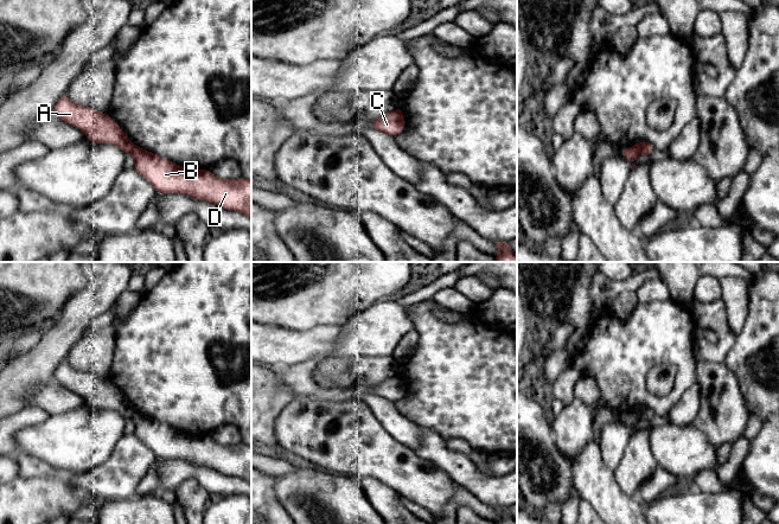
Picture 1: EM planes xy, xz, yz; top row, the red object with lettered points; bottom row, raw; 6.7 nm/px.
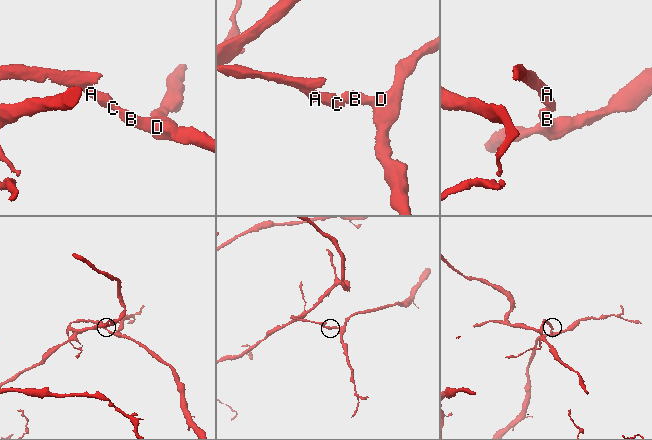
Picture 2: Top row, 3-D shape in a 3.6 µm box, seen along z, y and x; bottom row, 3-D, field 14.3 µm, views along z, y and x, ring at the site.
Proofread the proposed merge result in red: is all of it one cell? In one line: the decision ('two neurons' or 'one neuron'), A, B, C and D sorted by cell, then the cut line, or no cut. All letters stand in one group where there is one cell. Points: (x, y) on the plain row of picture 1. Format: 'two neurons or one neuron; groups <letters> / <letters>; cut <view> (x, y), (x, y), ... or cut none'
two neurons; groups A C / B D; cut xy (135, 411), (129, 419)

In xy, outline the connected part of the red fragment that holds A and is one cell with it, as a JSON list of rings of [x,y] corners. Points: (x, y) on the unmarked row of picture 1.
[[[66,359],[62,360],[53,373],[62,386],[78,394],[95,409],[111,409],[130,420],[135,410],[123,398],[111,382],[92,373],[74,369]]]

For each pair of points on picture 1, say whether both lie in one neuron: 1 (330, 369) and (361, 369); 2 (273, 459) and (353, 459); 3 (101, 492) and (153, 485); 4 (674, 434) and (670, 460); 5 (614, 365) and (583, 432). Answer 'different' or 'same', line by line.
1: same
2: different
3: different
4: same
5: different

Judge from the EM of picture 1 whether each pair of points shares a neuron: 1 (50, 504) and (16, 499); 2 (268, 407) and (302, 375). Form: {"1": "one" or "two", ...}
{"1": "one", "2": "two"}

